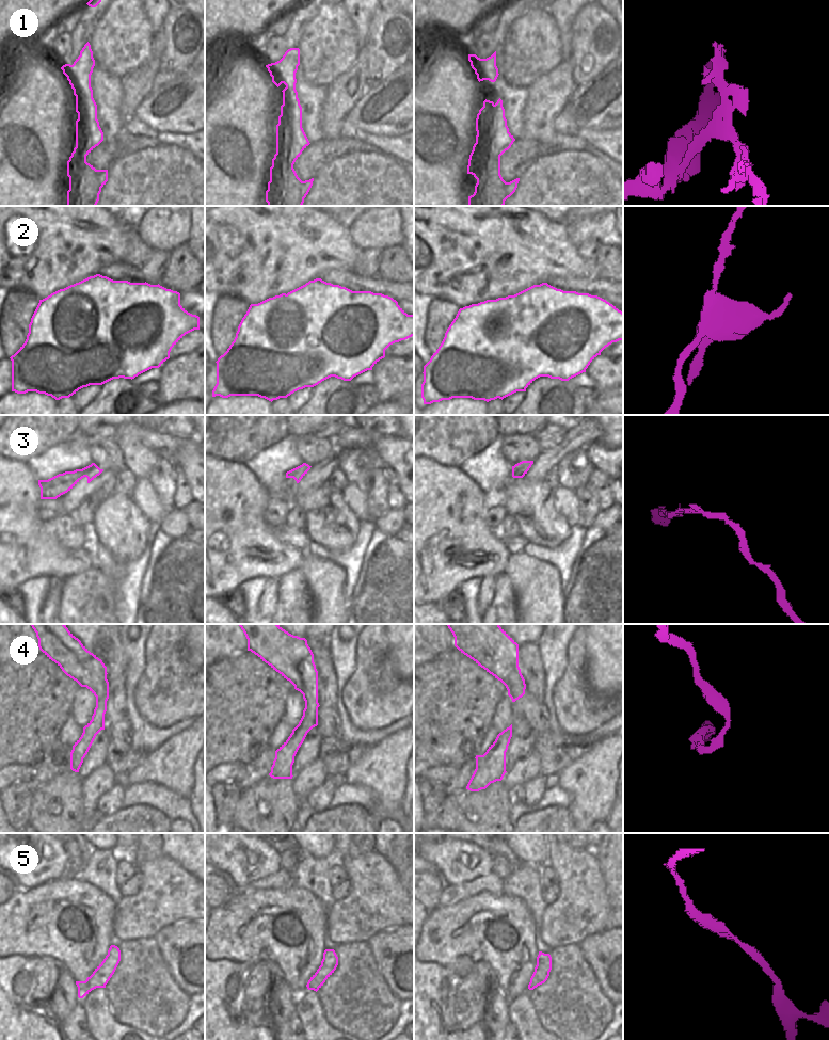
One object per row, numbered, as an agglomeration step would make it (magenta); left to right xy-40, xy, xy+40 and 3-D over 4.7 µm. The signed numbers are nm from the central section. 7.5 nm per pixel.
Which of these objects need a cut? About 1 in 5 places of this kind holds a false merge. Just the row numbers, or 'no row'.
2, 4.

